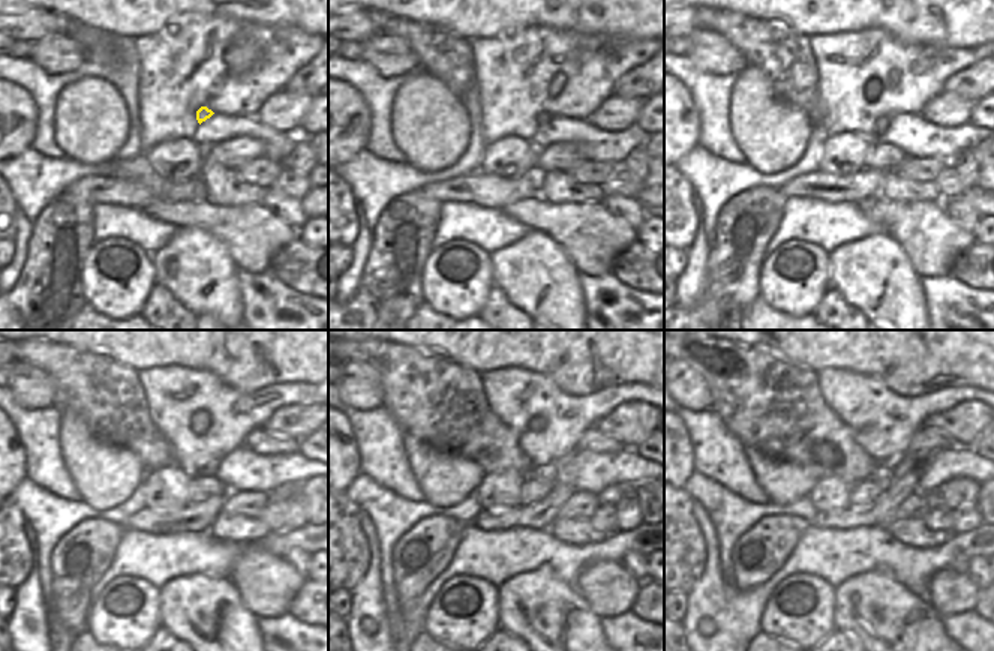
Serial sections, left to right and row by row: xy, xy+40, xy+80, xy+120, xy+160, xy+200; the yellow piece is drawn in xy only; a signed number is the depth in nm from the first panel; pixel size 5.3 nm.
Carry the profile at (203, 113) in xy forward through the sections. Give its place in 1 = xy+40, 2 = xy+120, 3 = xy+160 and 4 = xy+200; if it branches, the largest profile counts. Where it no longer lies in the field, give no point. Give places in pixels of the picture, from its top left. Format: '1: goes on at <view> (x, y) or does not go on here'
1: goes on at xy+40 (541, 119)
2: goes on at xy+120 (207, 471)
3: goes on at xy+160 (547, 471)
4: goes on at xy+200 (883, 476)

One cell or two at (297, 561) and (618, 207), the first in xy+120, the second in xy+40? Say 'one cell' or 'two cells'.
one cell

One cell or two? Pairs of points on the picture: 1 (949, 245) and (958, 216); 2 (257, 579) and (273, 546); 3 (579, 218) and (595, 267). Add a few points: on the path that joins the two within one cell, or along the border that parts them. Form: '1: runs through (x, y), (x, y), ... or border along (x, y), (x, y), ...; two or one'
1: border along (942, 203), (942, 207), (972, 233); two
2: border along (258, 545), (282, 557); two
3: runs through (583, 230), (592, 239), (594, 255); one

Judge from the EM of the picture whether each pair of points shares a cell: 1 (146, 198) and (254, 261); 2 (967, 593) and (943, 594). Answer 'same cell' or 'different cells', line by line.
1: different cells
2: same cell

